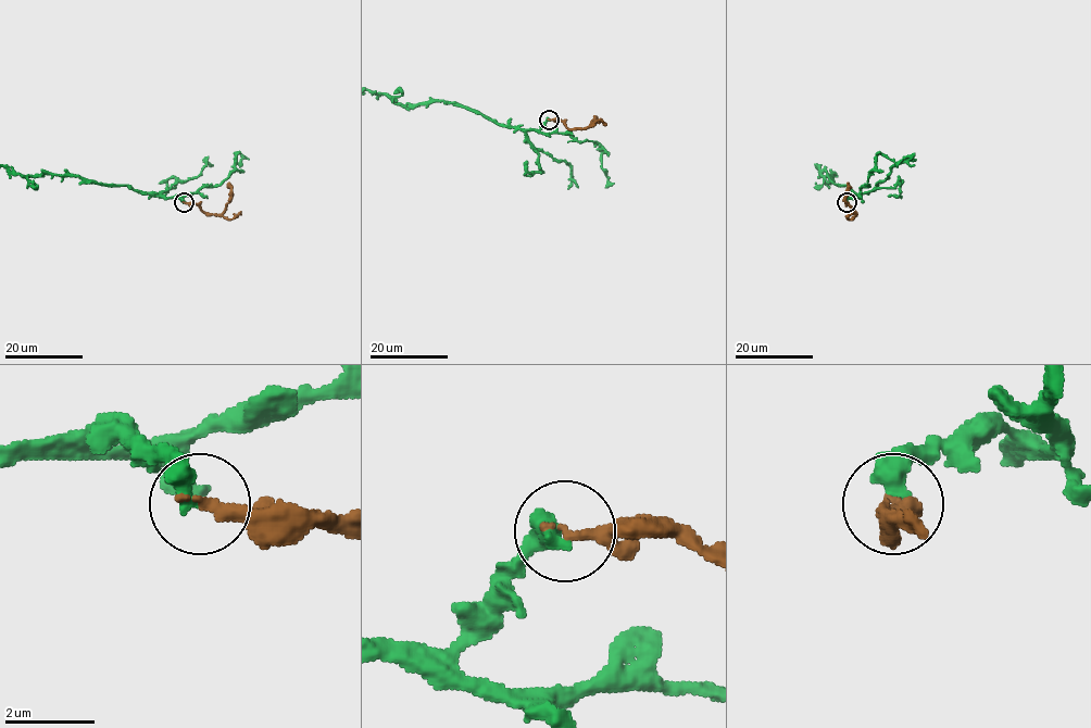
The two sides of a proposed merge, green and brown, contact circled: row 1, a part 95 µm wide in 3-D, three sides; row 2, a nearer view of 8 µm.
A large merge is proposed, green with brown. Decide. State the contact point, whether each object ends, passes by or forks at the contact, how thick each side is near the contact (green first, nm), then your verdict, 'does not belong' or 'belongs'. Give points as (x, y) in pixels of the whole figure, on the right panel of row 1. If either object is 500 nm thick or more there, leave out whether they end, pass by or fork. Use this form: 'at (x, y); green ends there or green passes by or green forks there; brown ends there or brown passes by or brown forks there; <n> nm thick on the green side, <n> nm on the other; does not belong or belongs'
at (847, 202); green ends there; brown ends there; 440 nm thick on the green side, 280 nm on the other; does not belong

